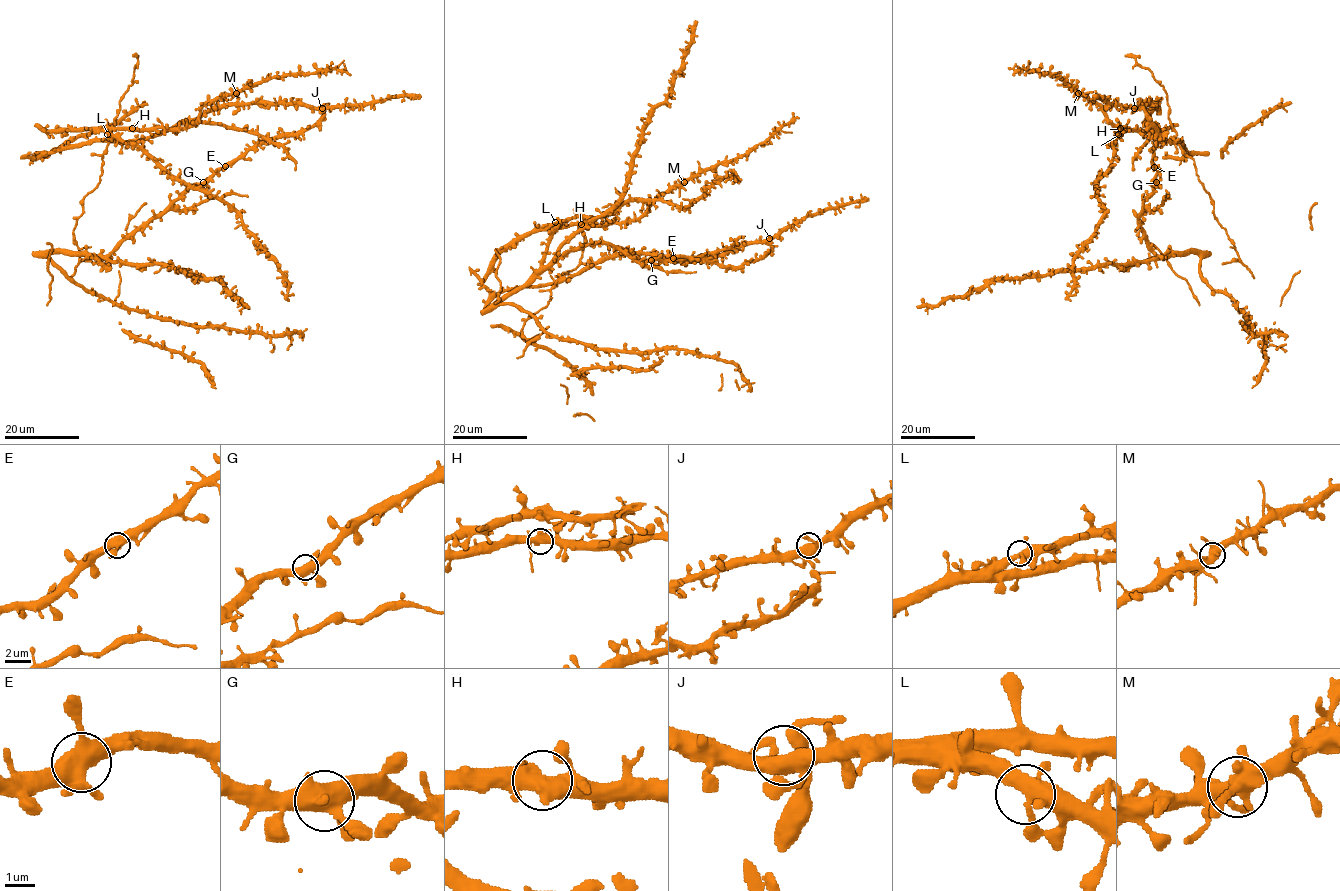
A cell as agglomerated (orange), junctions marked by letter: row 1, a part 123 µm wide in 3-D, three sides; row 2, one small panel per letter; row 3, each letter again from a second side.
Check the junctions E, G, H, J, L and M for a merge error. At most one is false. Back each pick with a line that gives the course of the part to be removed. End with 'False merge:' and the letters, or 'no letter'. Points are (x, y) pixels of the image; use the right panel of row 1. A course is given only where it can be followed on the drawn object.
False merge: no letter

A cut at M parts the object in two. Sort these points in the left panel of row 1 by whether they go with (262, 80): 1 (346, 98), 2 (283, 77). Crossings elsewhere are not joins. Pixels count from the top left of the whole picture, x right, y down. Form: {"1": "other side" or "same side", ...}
{"1": "other side", "2": "same side"}

